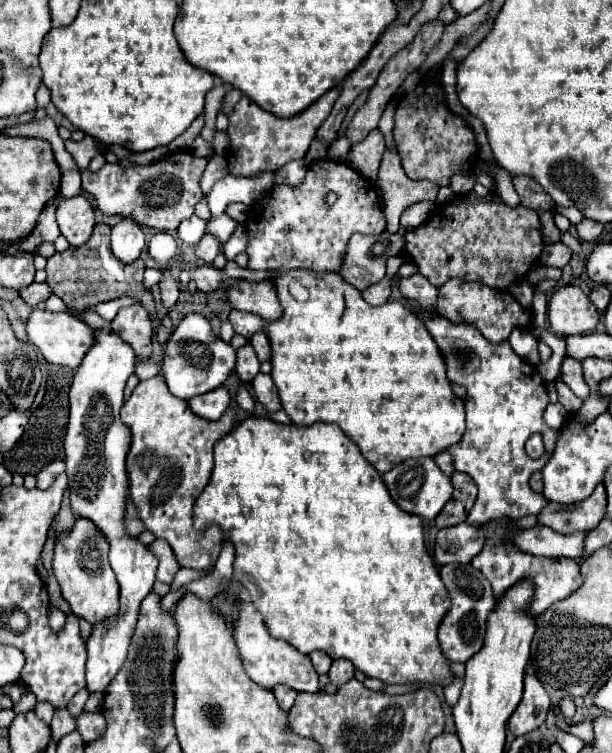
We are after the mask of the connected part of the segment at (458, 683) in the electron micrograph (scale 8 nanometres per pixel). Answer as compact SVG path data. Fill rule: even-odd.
M454 677L454 681L450 679L446 685L444 685L444 697L446 697L446 703L450 707L454 707L458 703L458 697L460 697L460 691L462 691L462 679Z

